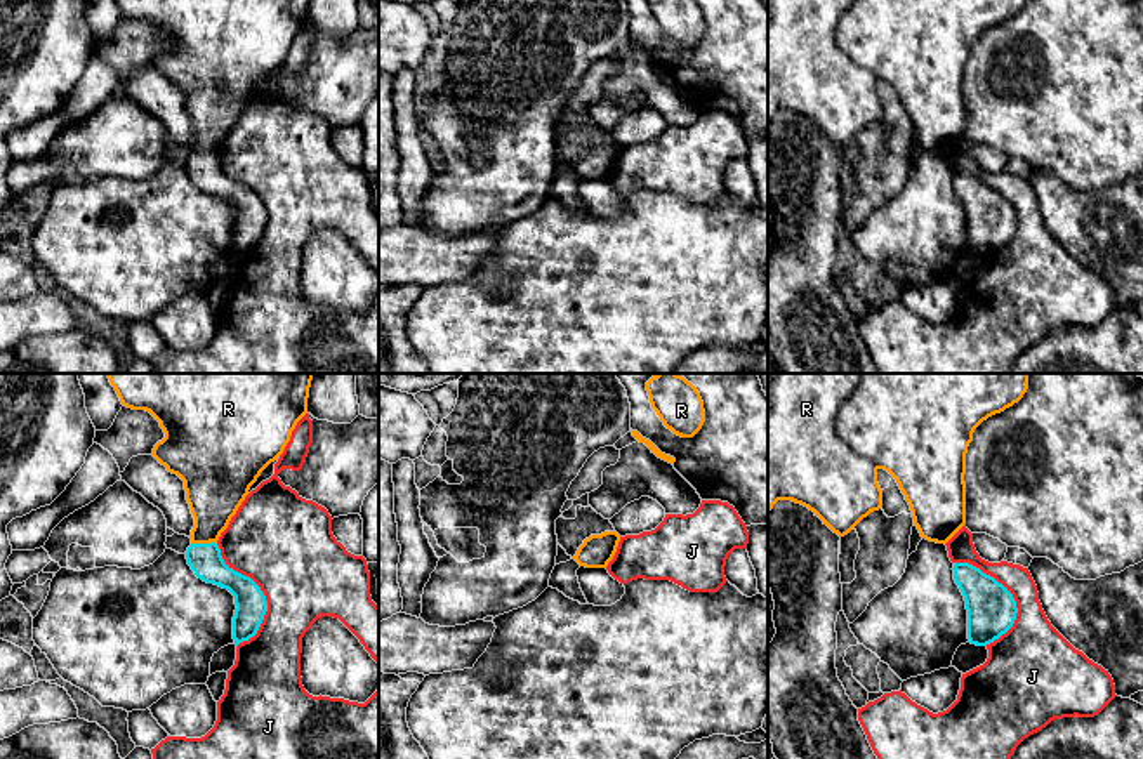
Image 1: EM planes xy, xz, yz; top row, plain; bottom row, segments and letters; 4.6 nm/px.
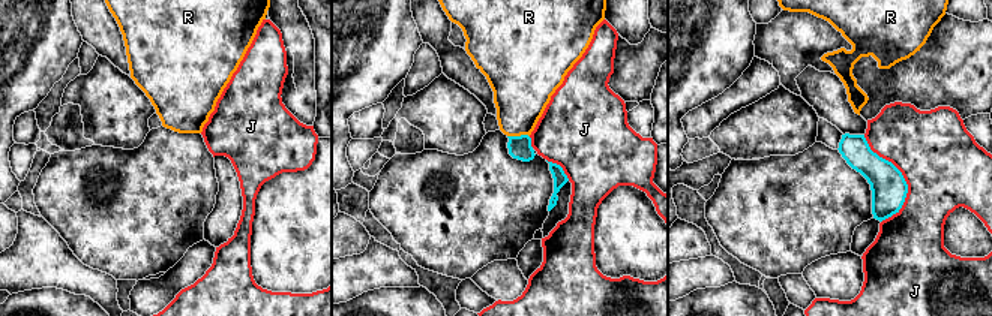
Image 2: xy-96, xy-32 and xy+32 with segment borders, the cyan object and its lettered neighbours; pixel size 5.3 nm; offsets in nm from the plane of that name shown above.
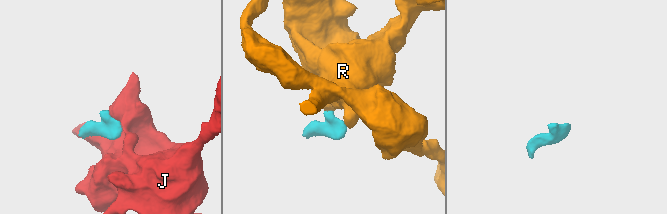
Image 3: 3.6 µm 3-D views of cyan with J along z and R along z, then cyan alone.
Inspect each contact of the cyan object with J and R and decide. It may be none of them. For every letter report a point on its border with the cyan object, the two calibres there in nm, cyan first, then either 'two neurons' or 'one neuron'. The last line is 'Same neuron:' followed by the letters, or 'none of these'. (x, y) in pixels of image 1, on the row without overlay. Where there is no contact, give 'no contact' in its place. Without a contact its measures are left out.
J: xy (263, 205) | 140/440 nm | two neurons
R: xy (204, 155) | 150/260 nm | two neurons
Same neuron: none of these

